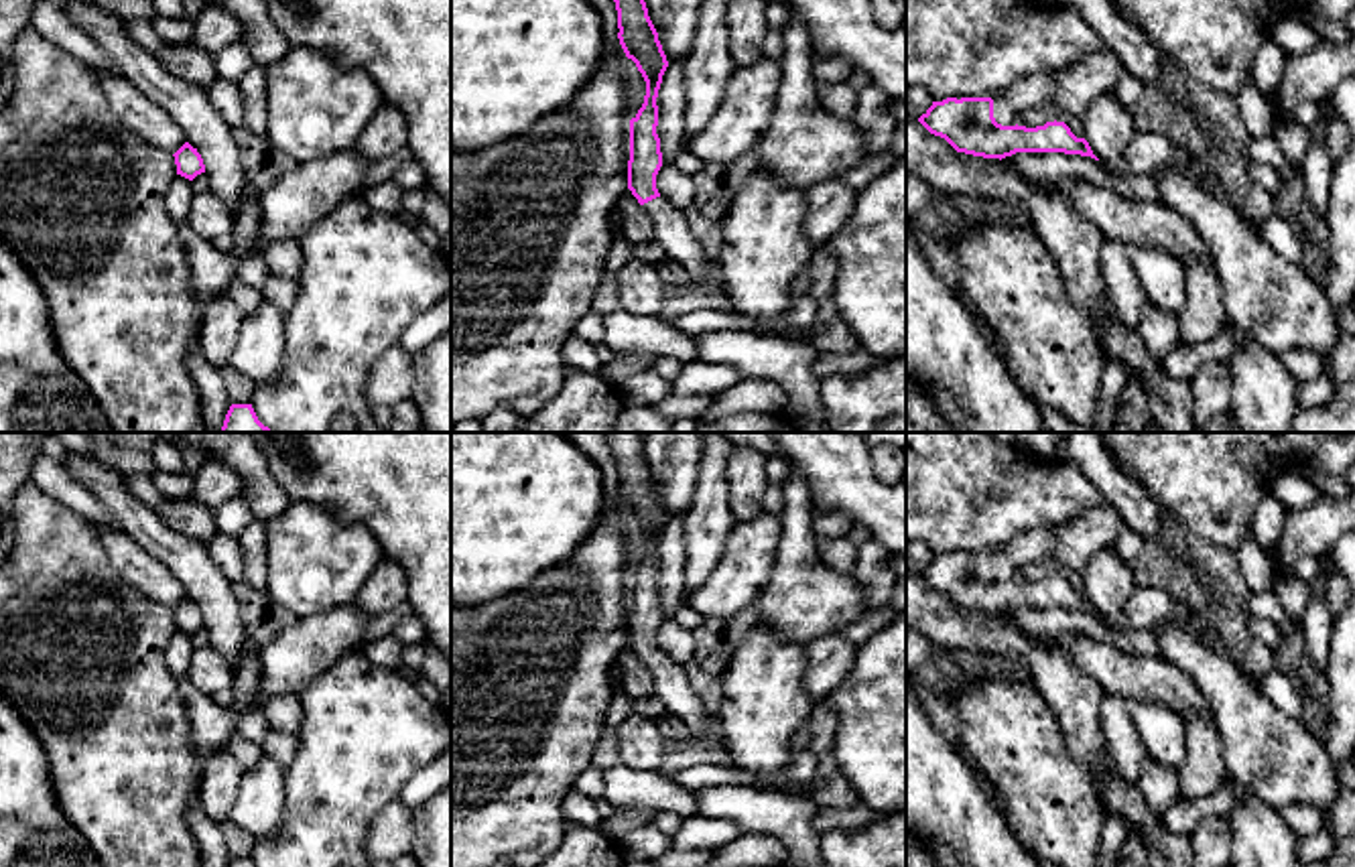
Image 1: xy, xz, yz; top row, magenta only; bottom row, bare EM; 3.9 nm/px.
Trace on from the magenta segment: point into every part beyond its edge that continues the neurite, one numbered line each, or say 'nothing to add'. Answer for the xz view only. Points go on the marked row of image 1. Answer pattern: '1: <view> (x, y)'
1: xz (671, 232)

